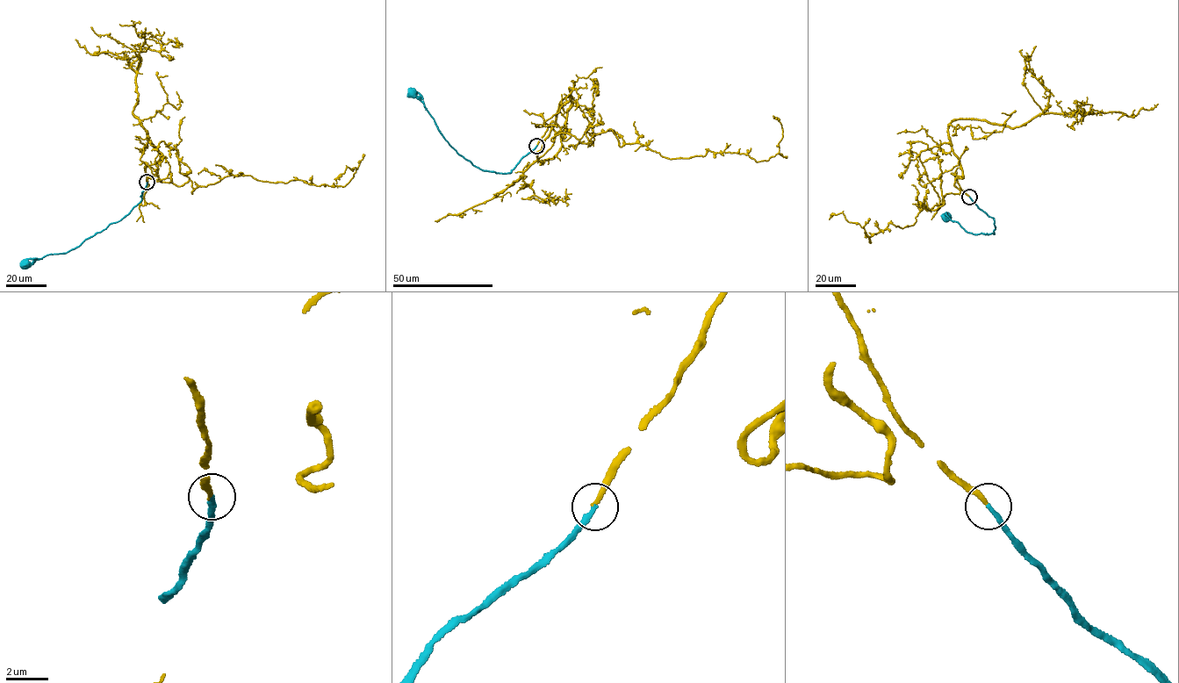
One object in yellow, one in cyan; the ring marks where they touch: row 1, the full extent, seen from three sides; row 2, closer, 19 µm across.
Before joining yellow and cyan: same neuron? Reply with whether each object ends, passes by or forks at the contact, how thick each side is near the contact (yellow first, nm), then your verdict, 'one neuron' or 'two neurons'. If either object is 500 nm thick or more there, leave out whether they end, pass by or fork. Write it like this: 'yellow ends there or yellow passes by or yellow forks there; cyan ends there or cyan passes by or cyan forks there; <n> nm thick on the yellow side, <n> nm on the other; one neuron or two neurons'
yellow ends there; cyan ends there; 240 nm thick on the yellow side, 220 nm on the other; one neuron

